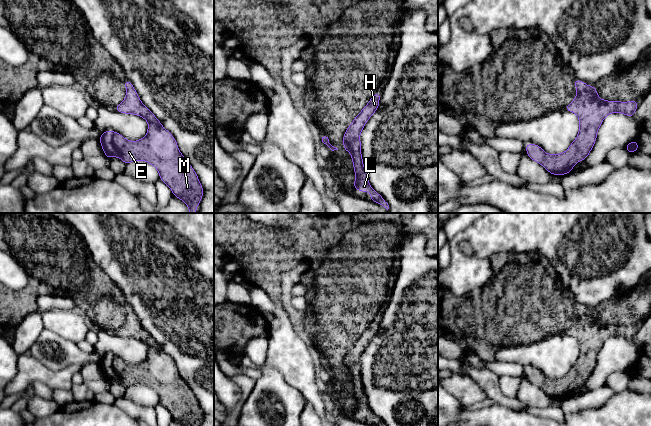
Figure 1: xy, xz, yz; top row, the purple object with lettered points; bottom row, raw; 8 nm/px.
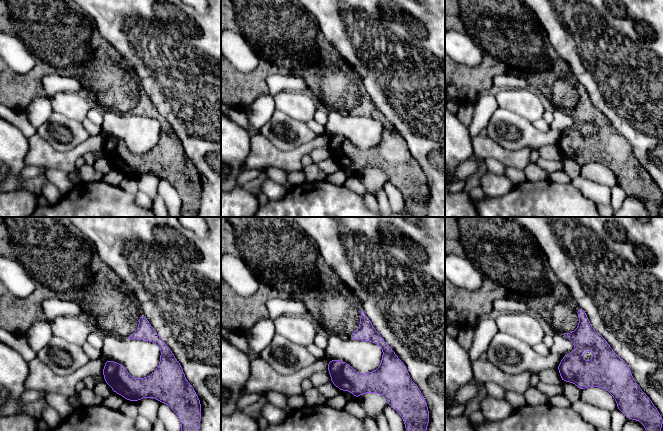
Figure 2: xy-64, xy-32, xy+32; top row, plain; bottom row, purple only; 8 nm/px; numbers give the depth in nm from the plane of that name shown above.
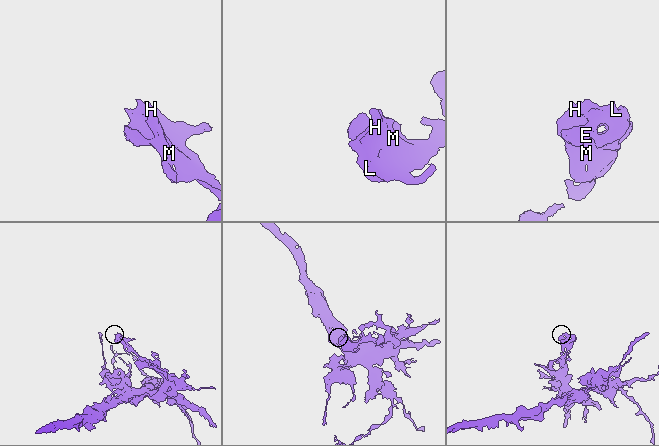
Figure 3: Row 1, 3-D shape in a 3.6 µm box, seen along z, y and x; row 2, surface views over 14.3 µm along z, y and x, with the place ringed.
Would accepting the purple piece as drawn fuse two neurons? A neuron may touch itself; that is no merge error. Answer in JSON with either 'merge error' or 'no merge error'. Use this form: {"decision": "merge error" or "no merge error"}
{"decision": "no merge error"}

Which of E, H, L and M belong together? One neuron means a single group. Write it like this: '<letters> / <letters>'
E H L M

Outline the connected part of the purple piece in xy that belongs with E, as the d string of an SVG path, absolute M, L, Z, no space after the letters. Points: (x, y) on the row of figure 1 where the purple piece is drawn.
M125 79L124 84L126 97L114 109L144 118L148 122L147 135L137 141L129 141L113 130L103 131L99 141L104 155L109 159L118 157L126 165L132 161L150 163L158 170L160 180L172 190L173 196L181 199L190 213L196 213L204 194L196 172L179 151L172 134L141 102L132 83Z

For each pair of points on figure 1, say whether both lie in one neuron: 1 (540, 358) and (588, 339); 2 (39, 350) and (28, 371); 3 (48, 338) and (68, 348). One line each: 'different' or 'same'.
1: different
2: different
3: same

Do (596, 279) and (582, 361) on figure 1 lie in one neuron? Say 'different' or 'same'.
different

